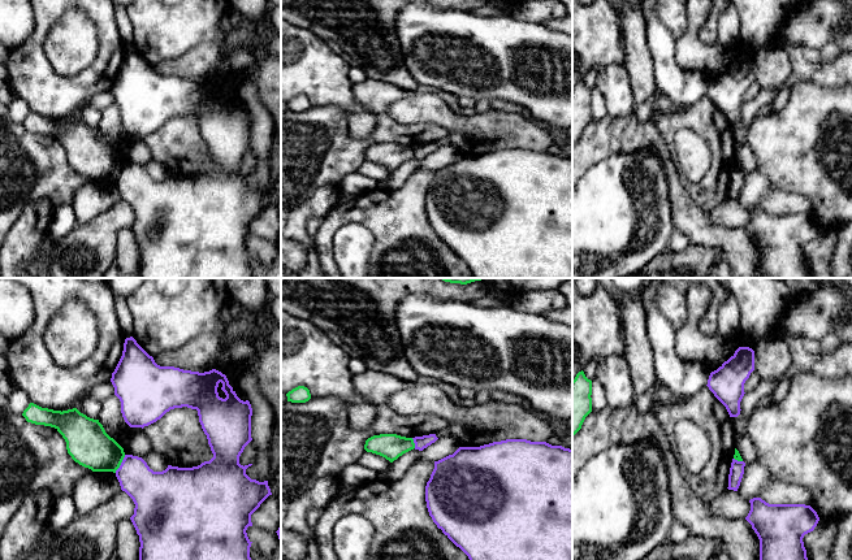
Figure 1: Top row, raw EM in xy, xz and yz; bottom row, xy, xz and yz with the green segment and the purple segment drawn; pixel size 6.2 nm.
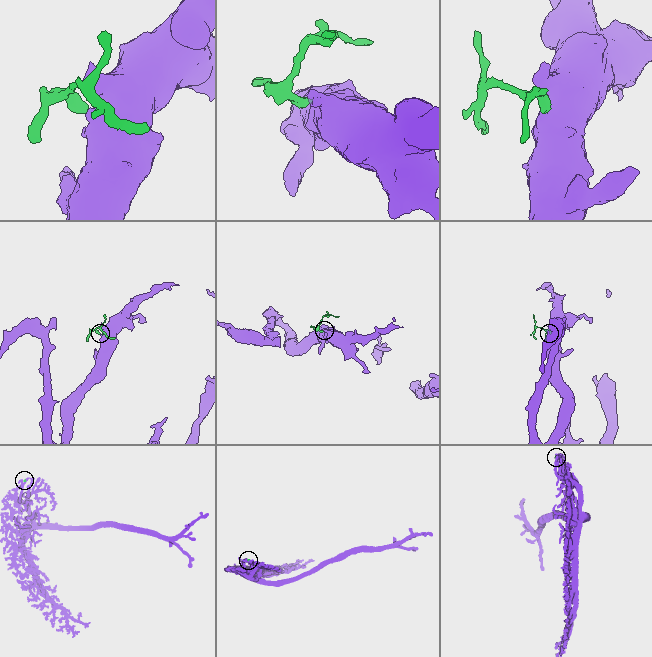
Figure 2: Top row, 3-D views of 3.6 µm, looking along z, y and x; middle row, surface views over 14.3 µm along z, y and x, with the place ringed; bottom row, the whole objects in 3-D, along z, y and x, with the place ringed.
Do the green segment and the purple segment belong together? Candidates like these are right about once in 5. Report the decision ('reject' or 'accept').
reject

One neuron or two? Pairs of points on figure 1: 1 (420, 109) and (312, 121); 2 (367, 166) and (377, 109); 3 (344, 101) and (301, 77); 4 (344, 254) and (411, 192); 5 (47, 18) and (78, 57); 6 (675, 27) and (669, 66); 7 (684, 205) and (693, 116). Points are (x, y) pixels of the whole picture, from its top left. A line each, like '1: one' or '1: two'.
1: two
2: two
3: one
4: two
5: two
6: two
7: two

